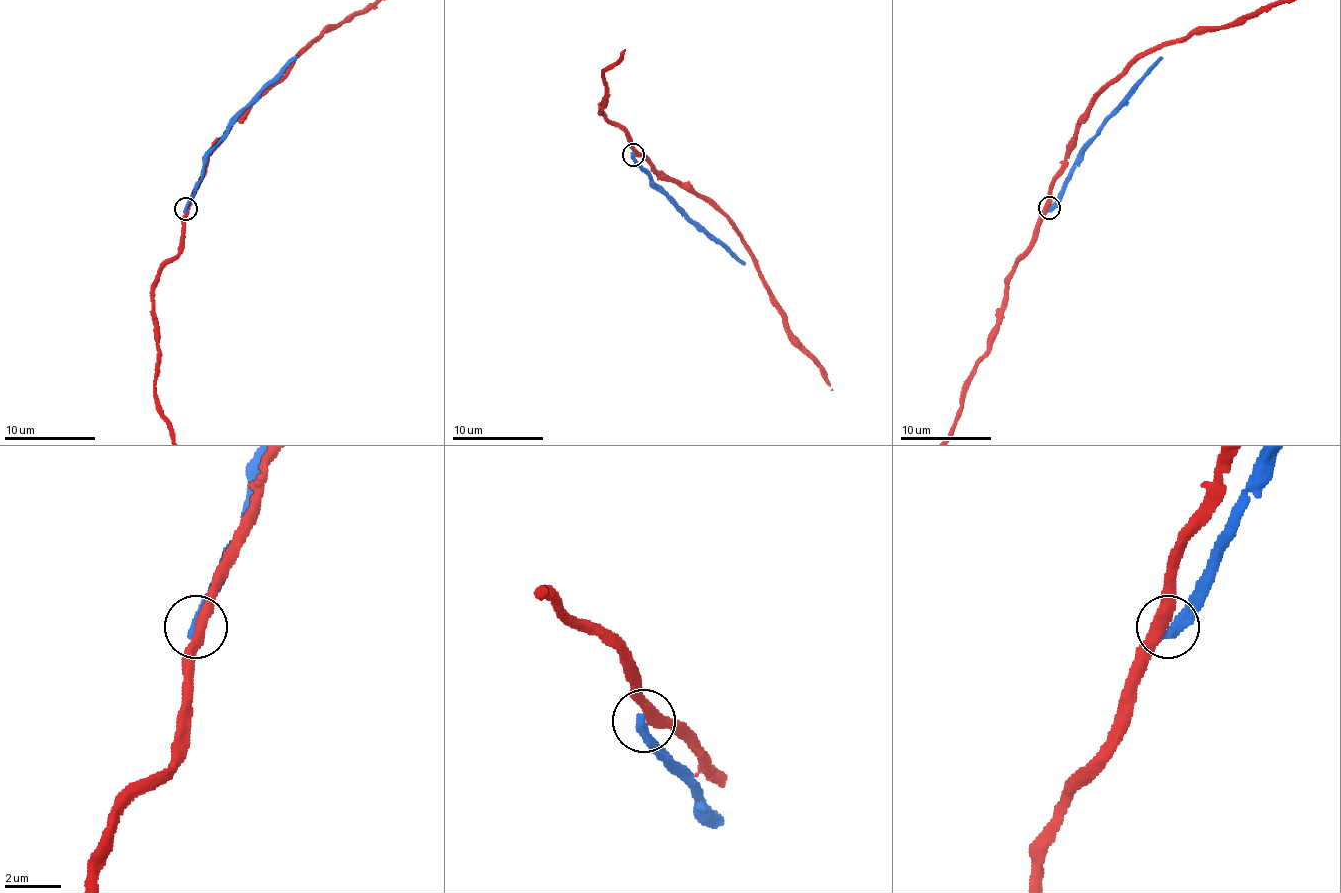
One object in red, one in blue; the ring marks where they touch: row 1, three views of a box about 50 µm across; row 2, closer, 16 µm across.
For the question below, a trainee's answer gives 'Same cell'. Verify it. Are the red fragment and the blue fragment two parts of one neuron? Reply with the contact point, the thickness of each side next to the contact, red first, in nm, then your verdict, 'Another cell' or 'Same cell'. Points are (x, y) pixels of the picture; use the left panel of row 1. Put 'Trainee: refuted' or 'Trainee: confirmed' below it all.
Place: (186, 209). Thickness 400 nm (red) against 400 nm. Another cell
Trainee: refuted

